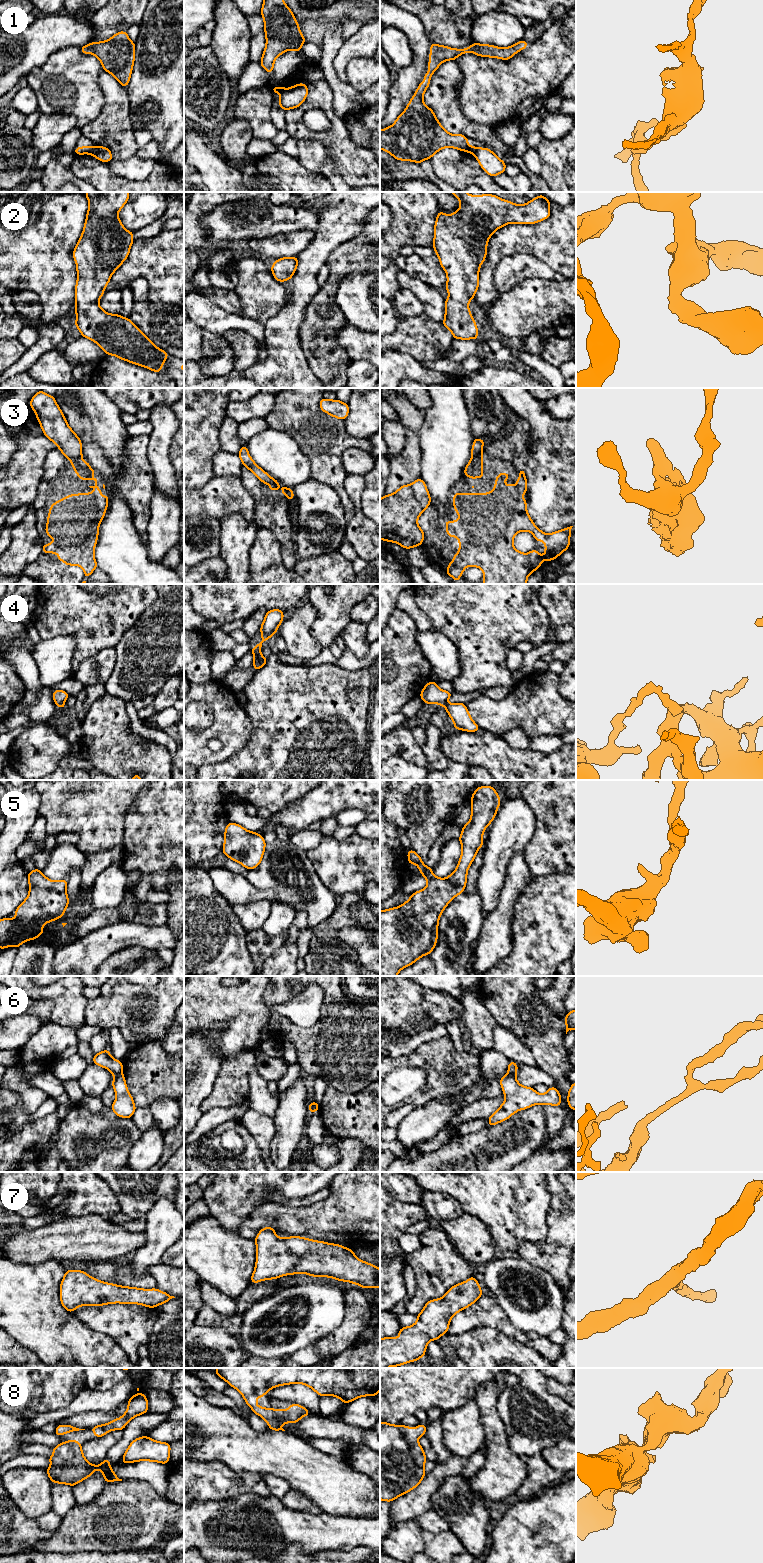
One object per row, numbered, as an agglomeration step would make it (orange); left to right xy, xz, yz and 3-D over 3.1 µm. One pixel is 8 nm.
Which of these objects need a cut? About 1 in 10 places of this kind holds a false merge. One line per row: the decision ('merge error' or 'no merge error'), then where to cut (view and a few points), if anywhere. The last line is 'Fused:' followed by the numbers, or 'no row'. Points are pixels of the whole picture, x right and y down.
1: merge error; cut xy (96, 146), (90, 153)
2: no merge error; cut none
3: merge error; cut xy (81, 455), (70, 460)
4: no merge error; cut none
5: no merge error; cut none
6: merge error; cut xy (121, 1072), (114, 1075)
7: no merge error; cut none
8: no merge error; cut none
Fused: 1, 3, 6

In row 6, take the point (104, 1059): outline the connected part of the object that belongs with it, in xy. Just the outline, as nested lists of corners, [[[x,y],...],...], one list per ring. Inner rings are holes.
[[[108,1049],[95,1054],[93,1057],[93,1063],[108,1069],[113,1075],[118,1075],[123,1071],[123,1064],[121,1061],[114,1059]]]

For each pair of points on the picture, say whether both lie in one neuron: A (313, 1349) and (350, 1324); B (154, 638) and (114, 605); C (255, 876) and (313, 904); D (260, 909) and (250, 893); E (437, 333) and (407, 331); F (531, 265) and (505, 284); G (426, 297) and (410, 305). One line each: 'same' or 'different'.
A: same
B: different
C: same
D: different
E: same
F: same
G: different

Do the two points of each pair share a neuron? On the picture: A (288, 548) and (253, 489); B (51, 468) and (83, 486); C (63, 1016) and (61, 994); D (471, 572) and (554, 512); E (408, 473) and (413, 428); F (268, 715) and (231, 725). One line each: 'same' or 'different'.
A: same
B: same
C: same
D: different
E: same
F: different

